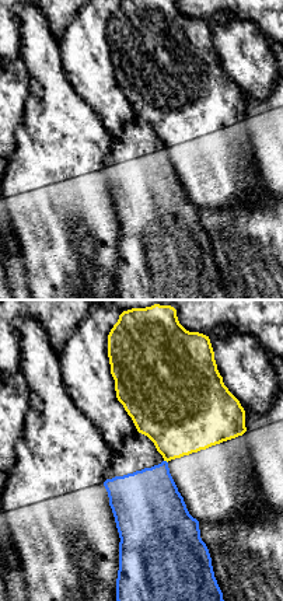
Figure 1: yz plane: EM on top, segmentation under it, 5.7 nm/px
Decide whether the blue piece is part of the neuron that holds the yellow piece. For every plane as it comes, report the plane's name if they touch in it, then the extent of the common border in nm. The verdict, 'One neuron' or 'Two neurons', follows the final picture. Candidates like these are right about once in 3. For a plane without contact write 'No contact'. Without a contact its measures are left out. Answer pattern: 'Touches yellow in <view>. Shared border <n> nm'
Touches yellow in yz. Shared border 30 nm

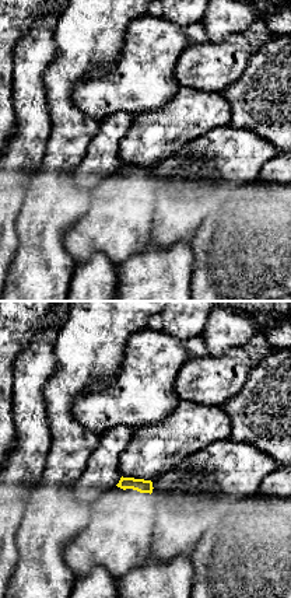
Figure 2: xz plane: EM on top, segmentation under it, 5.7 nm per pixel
No contact

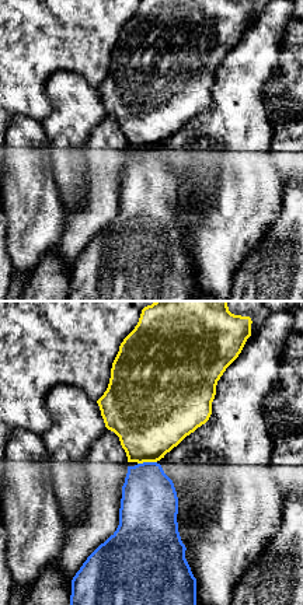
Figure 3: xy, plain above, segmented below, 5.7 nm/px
Touches yellow in xy. Shared border 110 nm

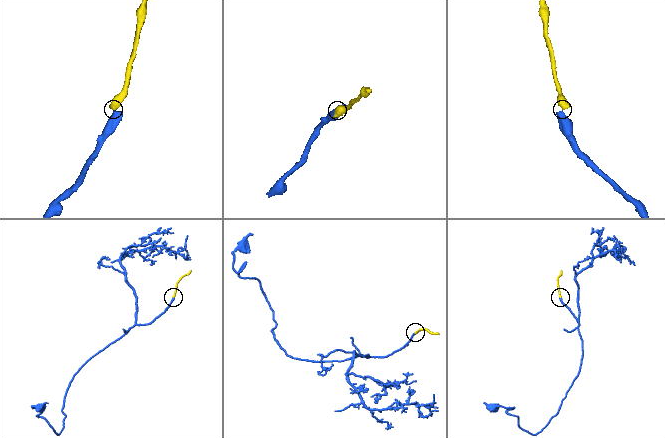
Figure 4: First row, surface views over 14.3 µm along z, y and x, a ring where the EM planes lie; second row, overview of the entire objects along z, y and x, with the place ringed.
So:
Two neurons

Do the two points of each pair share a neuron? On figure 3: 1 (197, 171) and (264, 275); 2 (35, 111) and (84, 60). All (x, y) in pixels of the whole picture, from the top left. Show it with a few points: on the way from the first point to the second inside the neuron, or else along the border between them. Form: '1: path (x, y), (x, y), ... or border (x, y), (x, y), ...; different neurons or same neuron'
1: border (270, 226), (258, 245), (237, 269), (233, 282); different neurons
2: path (35, 91), (35, 80), (55, 60), (65, 60); same neuron

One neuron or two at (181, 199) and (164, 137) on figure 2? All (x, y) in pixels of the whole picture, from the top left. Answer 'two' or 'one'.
two

